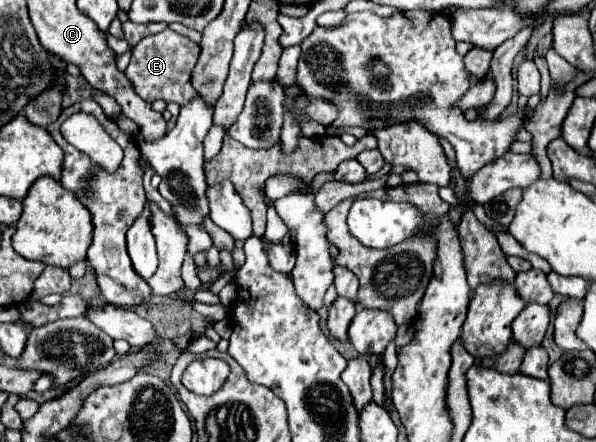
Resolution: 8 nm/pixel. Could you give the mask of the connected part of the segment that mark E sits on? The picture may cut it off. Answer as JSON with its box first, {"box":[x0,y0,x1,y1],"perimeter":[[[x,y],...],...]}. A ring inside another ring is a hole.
{"box":[125,29,199,105],"perimeter":[[[165,29],[157,35],[145,37],[143,41],[139,41],[139,45],[133,47],[131,63],[125,75],[129,77],[135,93],[147,103],[163,99],[167,103],[187,105],[187,101],[191,101],[191,97],[197,95],[197,91],[191,85],[191,71],[197,63],[197,57],[199,57],[197,43],[183,35],[173,33],[171,29]]]}

